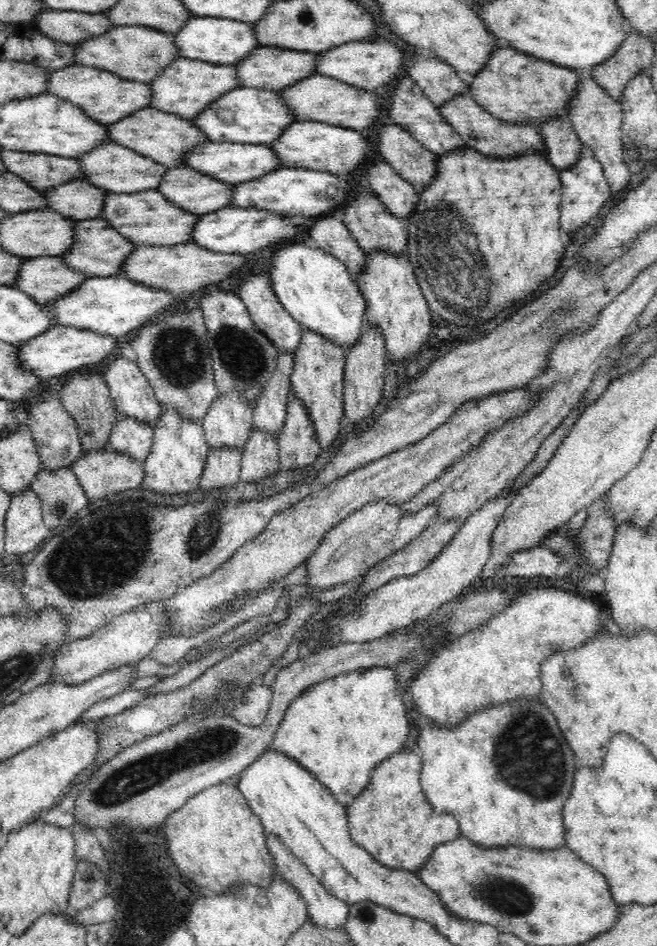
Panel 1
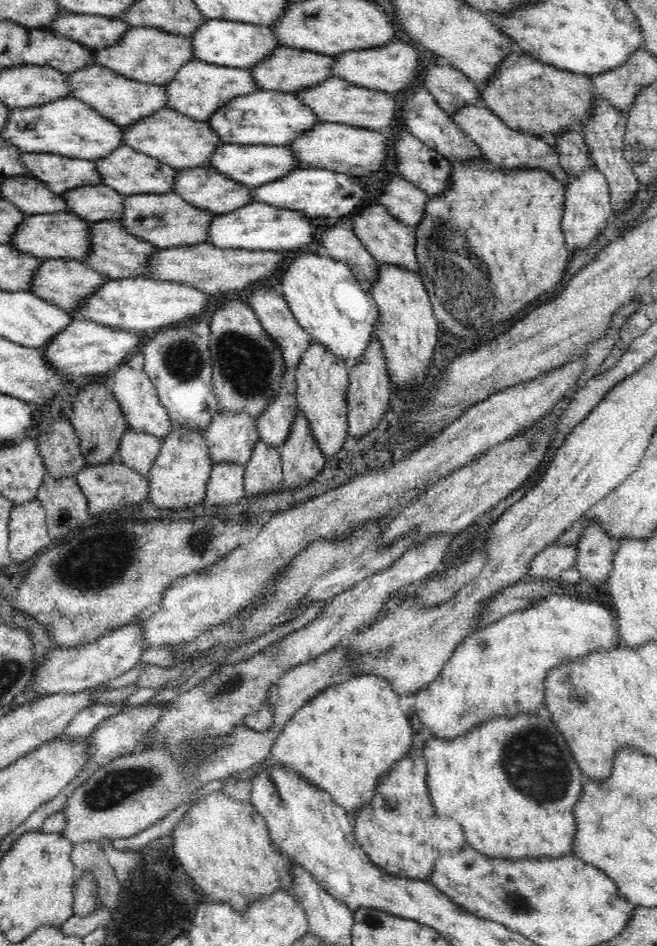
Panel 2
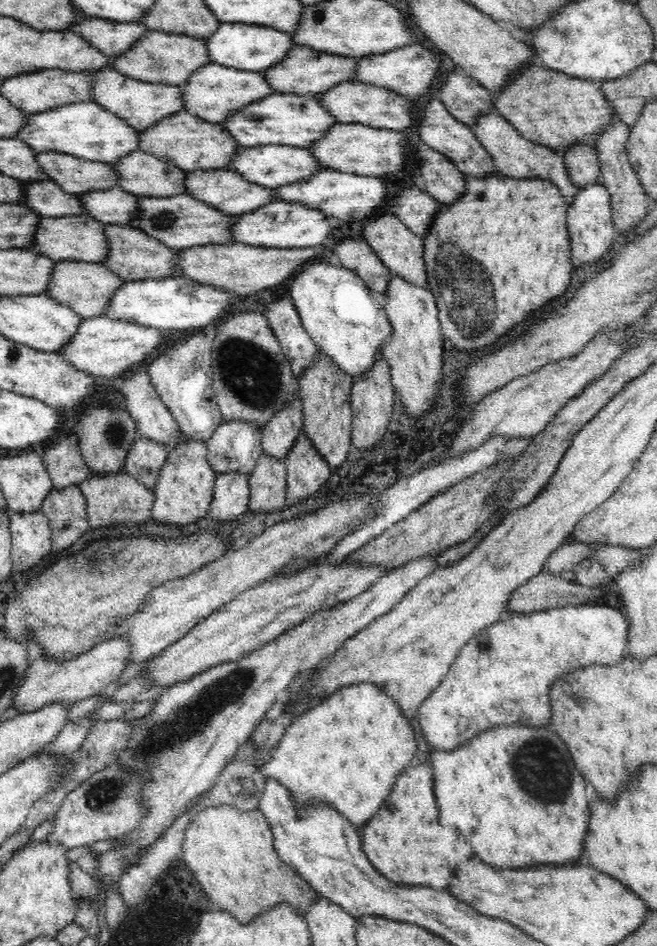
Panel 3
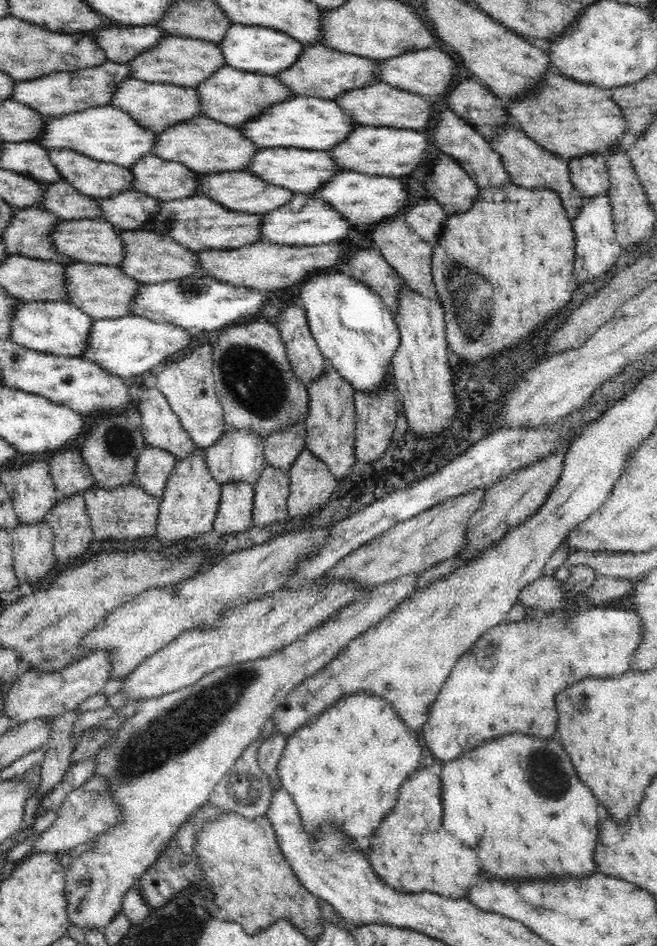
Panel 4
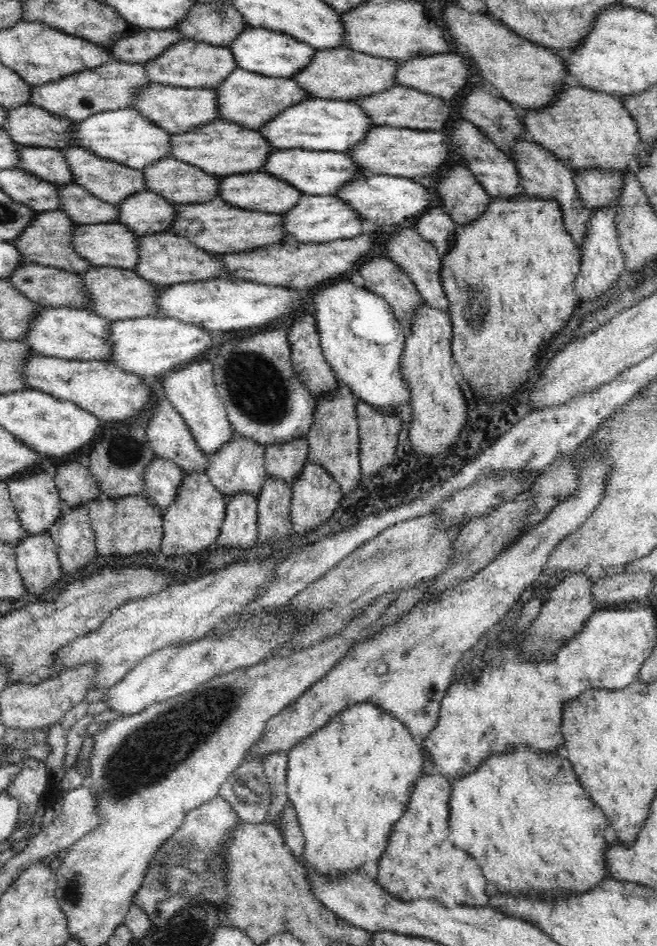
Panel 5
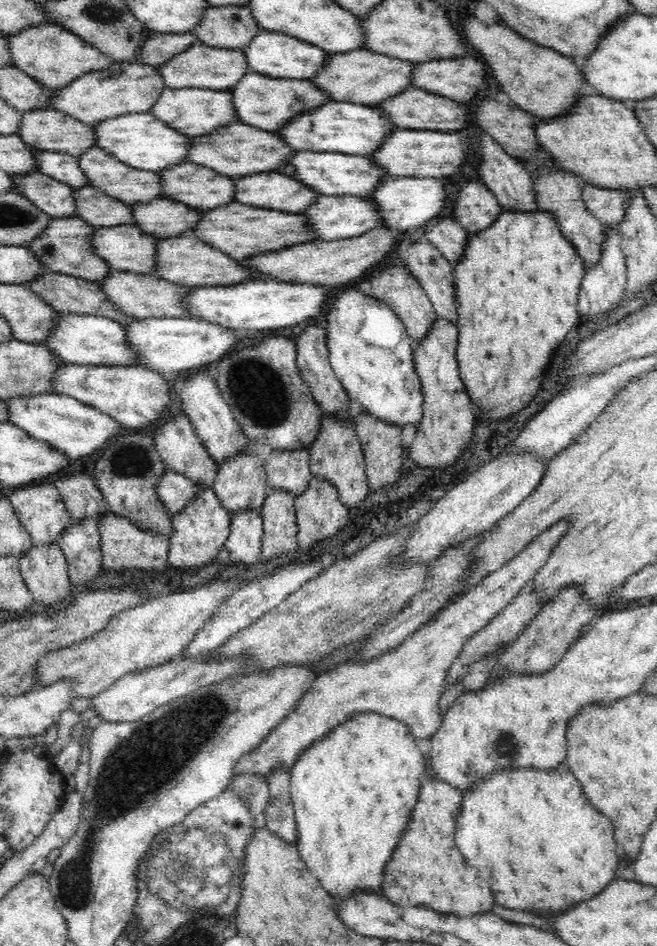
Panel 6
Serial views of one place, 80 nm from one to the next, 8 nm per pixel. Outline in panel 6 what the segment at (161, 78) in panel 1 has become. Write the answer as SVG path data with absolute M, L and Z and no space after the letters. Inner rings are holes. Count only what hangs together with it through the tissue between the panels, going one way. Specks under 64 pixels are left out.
M248 71L230 91L236 114L239 116L238 121L271 133L298 113L334 101L310 80L272 78L256 71Z

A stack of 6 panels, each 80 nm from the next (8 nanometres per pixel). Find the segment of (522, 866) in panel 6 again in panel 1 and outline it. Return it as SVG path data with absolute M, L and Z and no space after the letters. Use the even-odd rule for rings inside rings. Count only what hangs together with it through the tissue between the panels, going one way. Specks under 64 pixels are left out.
M530 698L510 699L499 705L488 705L470 713L459 725L444 727L436 725L432 719L418 728L417 745L423 756L421 768L421 787L436 813L452 815L460 824L460 832L474 844L482 844L482 848L506 848L508 845L532 848L533 850L554 850L564 848L566 844L565 826L563 823L563 806L573 785L577 759L572 752L564 733L558 726L556 717L541 700Z

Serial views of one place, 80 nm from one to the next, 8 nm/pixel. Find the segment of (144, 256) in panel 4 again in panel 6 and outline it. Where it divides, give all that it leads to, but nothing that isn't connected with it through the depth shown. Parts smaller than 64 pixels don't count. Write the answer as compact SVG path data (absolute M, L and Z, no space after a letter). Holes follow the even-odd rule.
M182 234L175 237L166 237L165 239L156 239L155 264L157 265L149 270L150 276L163 278L168 282L188 287L229 285L240 284L244 281L270 280L269 277L263 276L259 270L238 264L238 260L194 236Z

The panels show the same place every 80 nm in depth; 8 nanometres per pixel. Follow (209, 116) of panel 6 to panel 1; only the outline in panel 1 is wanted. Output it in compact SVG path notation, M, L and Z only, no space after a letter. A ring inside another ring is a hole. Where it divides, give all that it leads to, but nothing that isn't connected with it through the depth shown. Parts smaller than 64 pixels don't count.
M76 64L48 71L49 93L75 104L84 111L84 114L100 124L111 125L117 120L131 115L135 110L150 107L151 88L148 83L126 80L98 67Z

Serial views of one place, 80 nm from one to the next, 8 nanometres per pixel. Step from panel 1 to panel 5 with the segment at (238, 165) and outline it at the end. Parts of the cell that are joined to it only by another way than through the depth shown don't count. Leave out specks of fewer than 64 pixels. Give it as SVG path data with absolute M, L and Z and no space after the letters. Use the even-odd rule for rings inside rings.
M274 149L260 170L291 184L304 194L316 196L334 195L350 179L364 176L358 164L345 153L304 149Z

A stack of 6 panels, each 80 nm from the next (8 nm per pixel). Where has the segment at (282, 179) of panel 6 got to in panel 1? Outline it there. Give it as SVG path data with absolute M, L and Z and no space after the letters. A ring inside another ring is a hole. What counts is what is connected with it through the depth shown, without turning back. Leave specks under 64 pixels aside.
M180 166L167 168L157 190L186 212L201 215L231 206L233 185Z

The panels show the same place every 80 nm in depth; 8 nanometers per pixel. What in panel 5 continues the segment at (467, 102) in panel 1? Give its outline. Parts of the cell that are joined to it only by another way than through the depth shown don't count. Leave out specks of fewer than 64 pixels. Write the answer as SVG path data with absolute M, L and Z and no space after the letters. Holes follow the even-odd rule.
M529 138L528 141L526 139L518 139L513 144L513 149L508 155L513 160L513 163L516 164L516 169L520 173L520 184L524 187L528 196L536 199L554 199L556 204L560 205L562 219L566 223L566 231L578 243L578 248L581 250L581 244L587 233L591 210L584 206L583 200L578 194L574 171L568 169L549 150L540 146L540 143Z

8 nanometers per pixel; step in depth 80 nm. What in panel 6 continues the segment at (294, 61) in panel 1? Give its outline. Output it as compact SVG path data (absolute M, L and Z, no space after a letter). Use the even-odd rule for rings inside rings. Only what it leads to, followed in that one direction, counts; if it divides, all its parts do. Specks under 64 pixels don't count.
M366 48L348 52L329 53L325 63L311 78L311 83L323 90L334 101L379 105L406 87L412 86L411 74L415 63L400 60Z

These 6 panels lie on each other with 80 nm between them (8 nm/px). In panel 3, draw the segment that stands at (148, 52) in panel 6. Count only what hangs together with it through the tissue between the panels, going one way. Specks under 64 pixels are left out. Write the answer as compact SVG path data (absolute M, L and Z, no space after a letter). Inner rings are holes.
M89 16L72 24L69 31L94 44L108 57L120 56L136 39L150 32L137 22L116 22Z

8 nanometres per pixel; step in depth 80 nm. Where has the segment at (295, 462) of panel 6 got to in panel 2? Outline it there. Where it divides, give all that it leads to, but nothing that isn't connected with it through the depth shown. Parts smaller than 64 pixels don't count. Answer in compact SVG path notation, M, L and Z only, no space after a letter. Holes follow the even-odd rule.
M286 364L280 390L256 421L260 440L276 448L280 448L288 440L288 434L292 432L292 424L296 420L295 412L300 410L296 399L295 370Z

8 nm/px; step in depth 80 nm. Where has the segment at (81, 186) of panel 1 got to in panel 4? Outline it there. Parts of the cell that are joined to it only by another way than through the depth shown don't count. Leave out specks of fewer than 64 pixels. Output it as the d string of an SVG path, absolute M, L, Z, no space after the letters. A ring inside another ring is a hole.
M130 188L105 199L96 199L96 202L101 208L101 217L116 230L136 230L145 228L145 224L156 214L160 200Z

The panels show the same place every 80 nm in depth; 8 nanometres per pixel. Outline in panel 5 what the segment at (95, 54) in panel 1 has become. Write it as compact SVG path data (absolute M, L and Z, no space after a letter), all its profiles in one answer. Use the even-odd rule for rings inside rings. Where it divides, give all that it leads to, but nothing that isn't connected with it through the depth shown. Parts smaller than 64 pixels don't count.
M192 39L171 44L162 54L143 63L149 82L184 88L217 87L237 67L229 47L221 47Z

